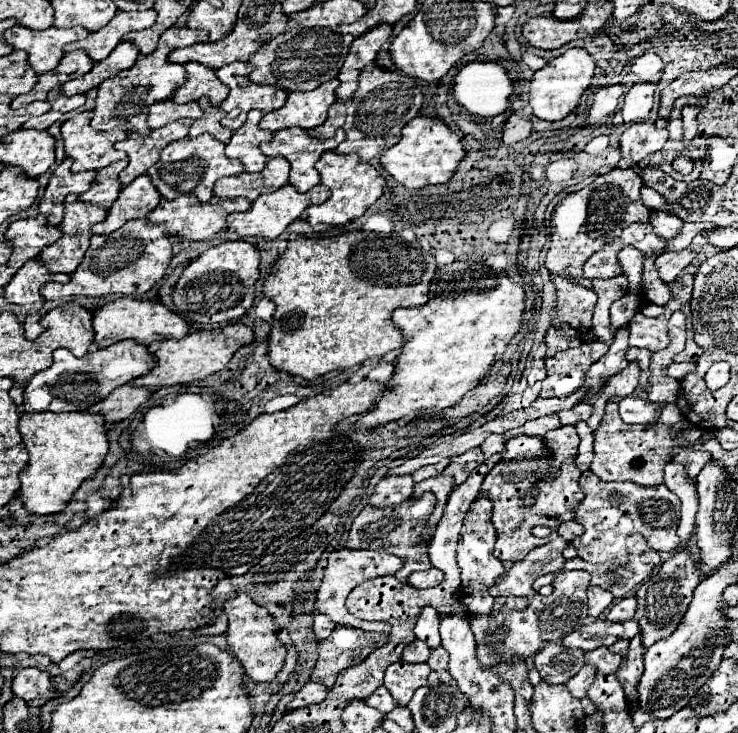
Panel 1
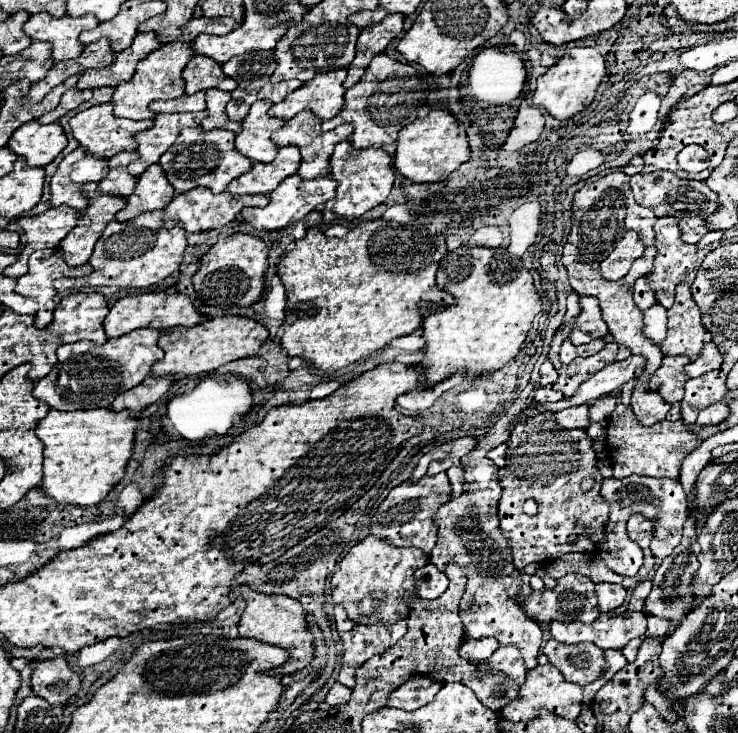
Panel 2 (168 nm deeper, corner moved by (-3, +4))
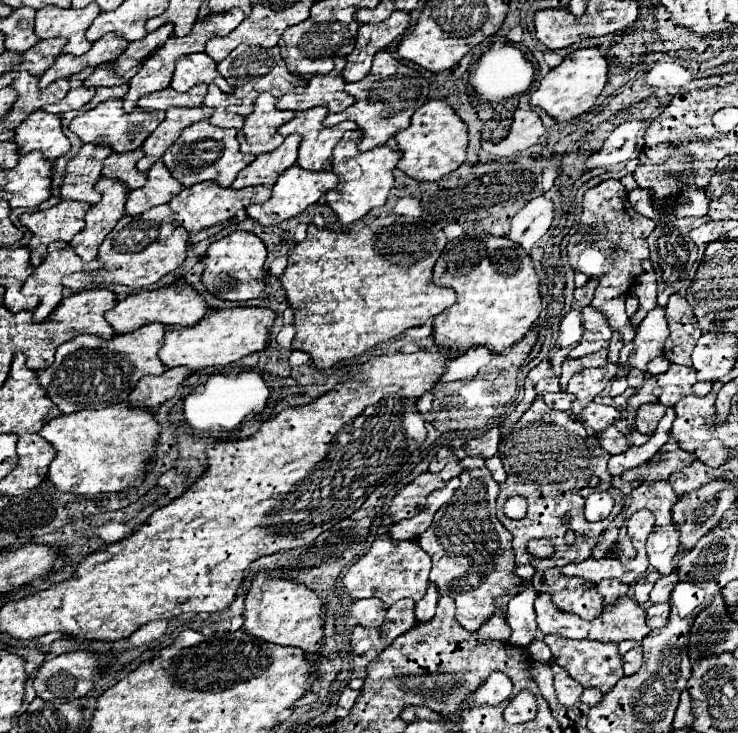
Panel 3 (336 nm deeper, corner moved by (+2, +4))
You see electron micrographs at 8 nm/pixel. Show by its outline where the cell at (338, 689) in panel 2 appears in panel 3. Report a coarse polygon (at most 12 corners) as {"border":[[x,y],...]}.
{"border":[[345,688],[339,706],[351,710],[359,692]]}

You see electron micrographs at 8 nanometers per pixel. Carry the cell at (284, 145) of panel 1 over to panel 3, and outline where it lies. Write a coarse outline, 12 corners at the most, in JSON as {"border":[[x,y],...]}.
{"border":[[315,106],[277,130],[303,136],[297,164],[327,170],[333,146],[355,122],[325,128]]}

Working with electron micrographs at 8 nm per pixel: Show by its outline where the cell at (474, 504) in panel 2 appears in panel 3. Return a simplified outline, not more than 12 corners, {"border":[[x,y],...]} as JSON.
{"border":[[463,458],[461,488],[419,536],[455,618],[479,630],[523,582],[497,482]]}

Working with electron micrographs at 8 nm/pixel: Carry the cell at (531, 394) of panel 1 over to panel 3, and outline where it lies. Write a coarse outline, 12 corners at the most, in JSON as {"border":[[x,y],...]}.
{"border":[[543,394],[543,400],[555,410],[571,410],[573,394]]}

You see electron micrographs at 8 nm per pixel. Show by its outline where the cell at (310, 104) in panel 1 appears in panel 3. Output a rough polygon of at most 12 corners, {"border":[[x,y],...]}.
{"border":[[343,66],[313,76],[301,94],[281,96],[277,108],[303,112],[329,106],[341,112],[355,102],[345,92]]}

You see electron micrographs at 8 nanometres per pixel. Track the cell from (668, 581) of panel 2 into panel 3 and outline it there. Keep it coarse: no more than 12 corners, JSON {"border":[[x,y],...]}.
{"border":[[677,572],[659,578],[651,604],[667,602],[679,580]]}

